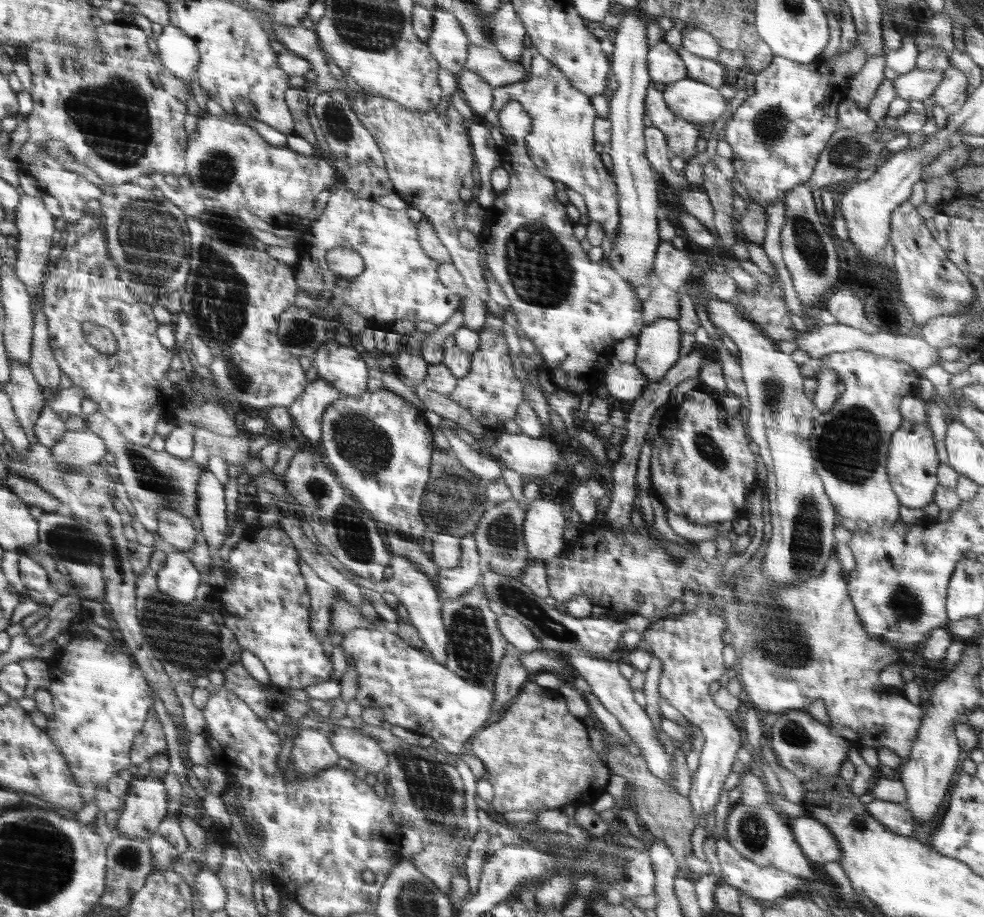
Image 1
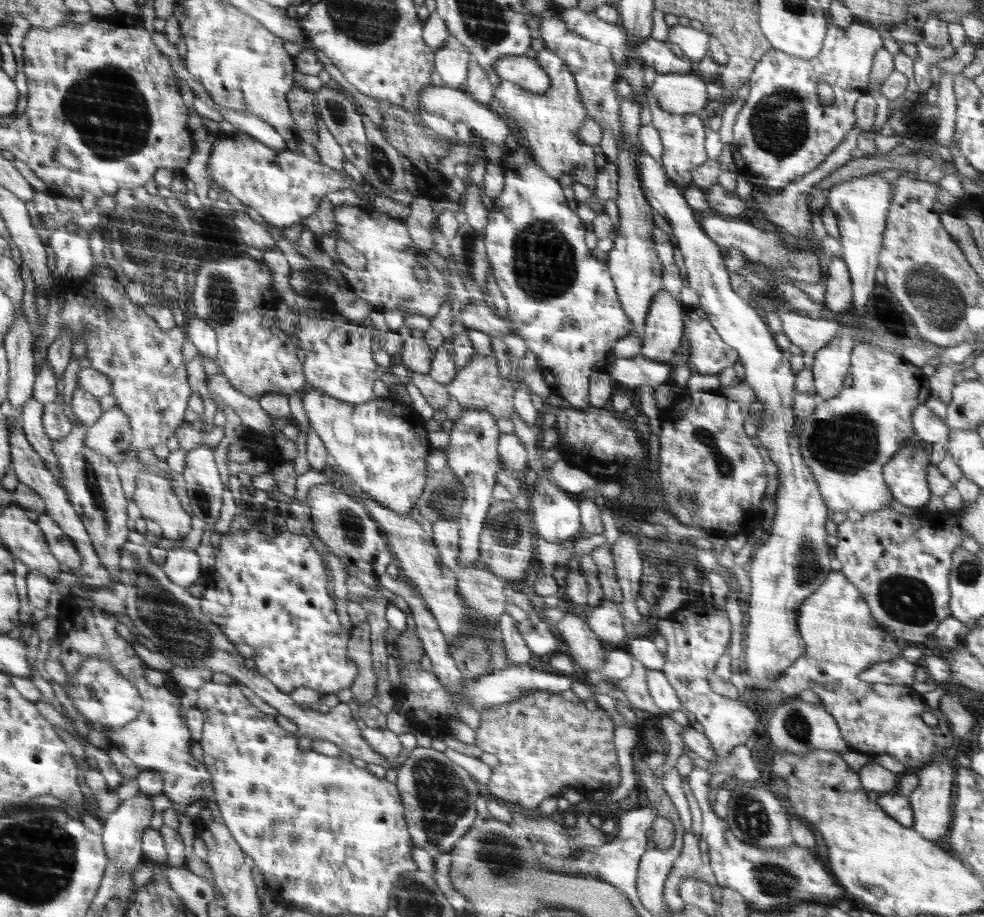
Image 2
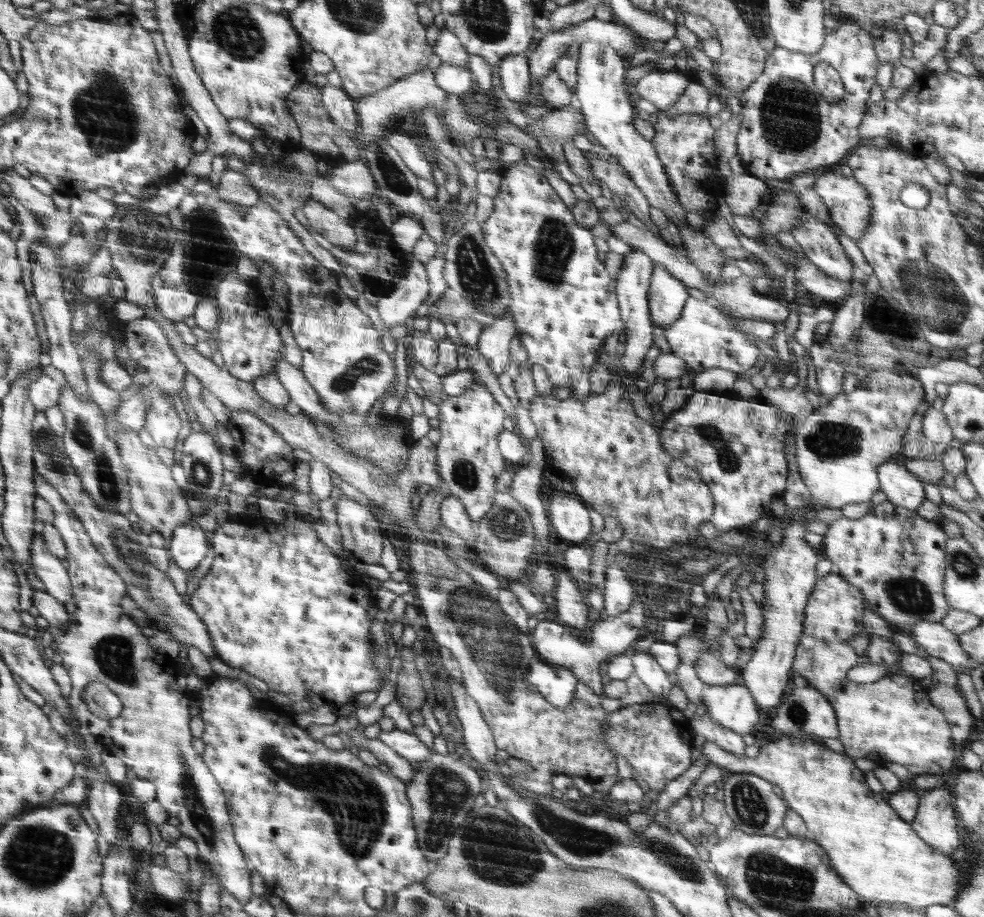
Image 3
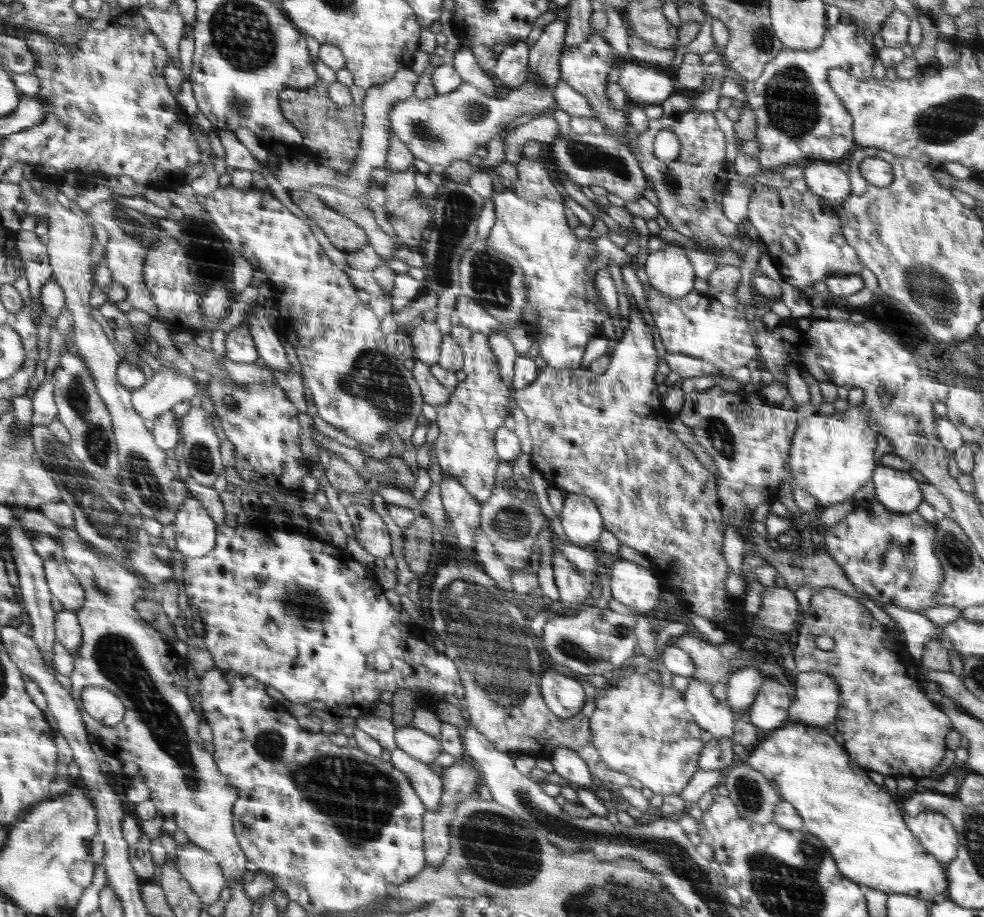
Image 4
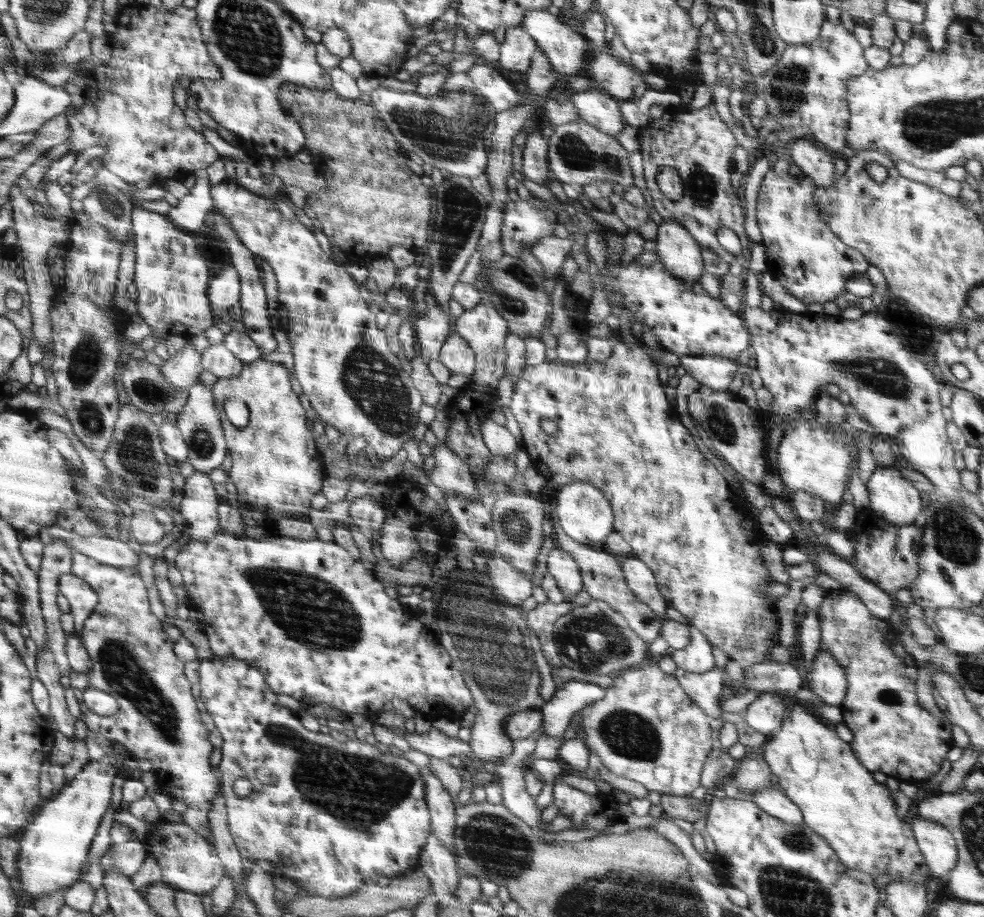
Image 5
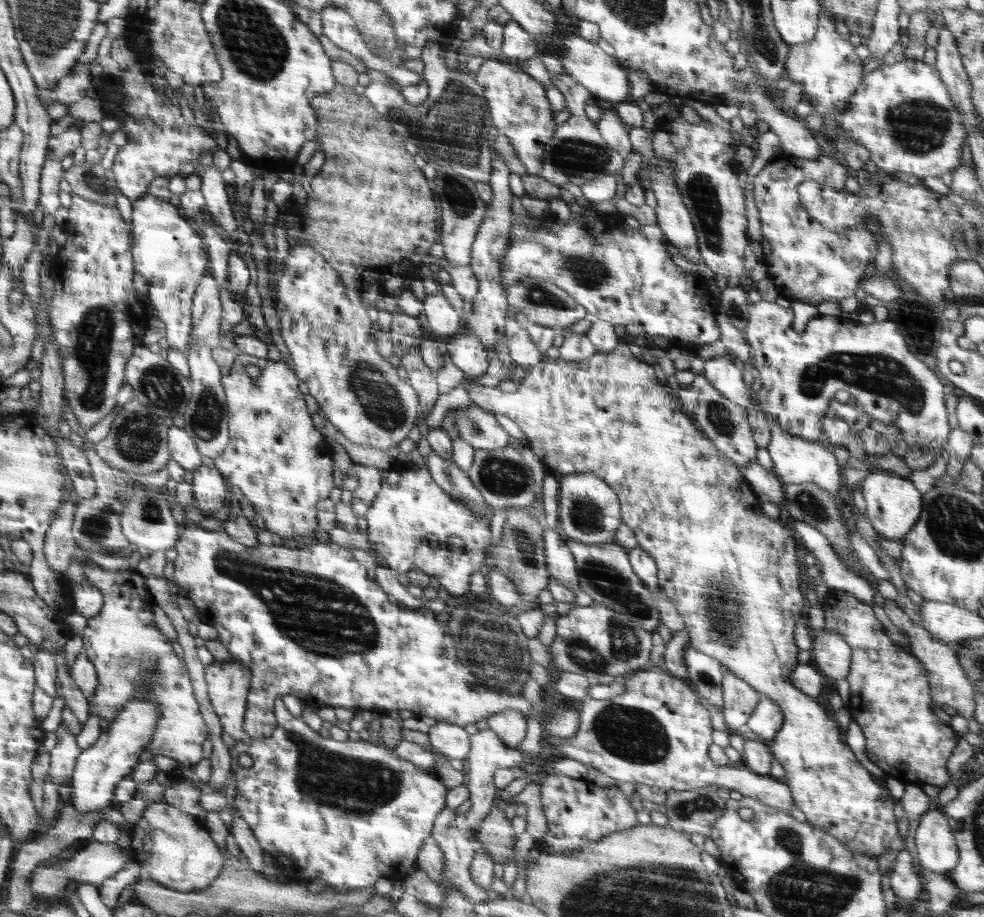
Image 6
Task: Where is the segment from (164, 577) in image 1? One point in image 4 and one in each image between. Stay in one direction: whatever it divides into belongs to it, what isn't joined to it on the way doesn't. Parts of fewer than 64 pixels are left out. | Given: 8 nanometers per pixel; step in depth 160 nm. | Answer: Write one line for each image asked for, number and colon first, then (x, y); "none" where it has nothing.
2: (182, 567)
3: (188, 546)
4: (195, 531)

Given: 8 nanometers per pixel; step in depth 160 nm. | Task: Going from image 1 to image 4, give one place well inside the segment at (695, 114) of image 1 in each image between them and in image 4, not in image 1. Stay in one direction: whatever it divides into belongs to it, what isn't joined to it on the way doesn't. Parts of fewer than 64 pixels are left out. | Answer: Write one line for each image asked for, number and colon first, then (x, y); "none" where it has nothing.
2: (678, 93)
3: (663, 88)
4: (645, 85)

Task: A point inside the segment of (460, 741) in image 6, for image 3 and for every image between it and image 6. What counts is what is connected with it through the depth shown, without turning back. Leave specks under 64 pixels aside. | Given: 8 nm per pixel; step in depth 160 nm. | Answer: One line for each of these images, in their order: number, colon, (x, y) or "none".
3: (408, 746)
4: (426, 748)
5: (433, 743)

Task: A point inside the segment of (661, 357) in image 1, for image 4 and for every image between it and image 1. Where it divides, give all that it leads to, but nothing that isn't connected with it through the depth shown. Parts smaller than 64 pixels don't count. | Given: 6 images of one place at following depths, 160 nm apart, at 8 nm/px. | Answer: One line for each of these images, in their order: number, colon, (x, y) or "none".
2: (662, 335)
3: (667, 296)
4: (669, 271)

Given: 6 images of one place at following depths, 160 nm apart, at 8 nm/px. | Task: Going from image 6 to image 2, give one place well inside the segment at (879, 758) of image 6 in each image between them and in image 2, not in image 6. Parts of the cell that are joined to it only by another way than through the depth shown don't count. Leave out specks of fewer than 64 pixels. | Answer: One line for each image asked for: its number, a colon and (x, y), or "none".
2: (841, 638)
3: (891, 721)
4: (886, 724)
5: (893, 734)

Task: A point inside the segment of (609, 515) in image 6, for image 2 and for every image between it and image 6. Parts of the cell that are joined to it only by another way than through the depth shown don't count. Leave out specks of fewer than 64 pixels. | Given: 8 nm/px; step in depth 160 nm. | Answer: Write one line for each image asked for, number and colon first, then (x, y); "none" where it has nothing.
2: (556, 514)
3: (570, 517)
4: (581, 521)
5: (584, 513)

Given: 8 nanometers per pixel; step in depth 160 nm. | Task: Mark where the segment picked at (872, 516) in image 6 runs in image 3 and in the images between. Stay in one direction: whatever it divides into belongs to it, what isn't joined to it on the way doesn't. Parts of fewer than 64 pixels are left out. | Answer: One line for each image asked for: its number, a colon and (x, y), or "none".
3: (904, 489)
4: (897, 490)
5: (893, 498)

